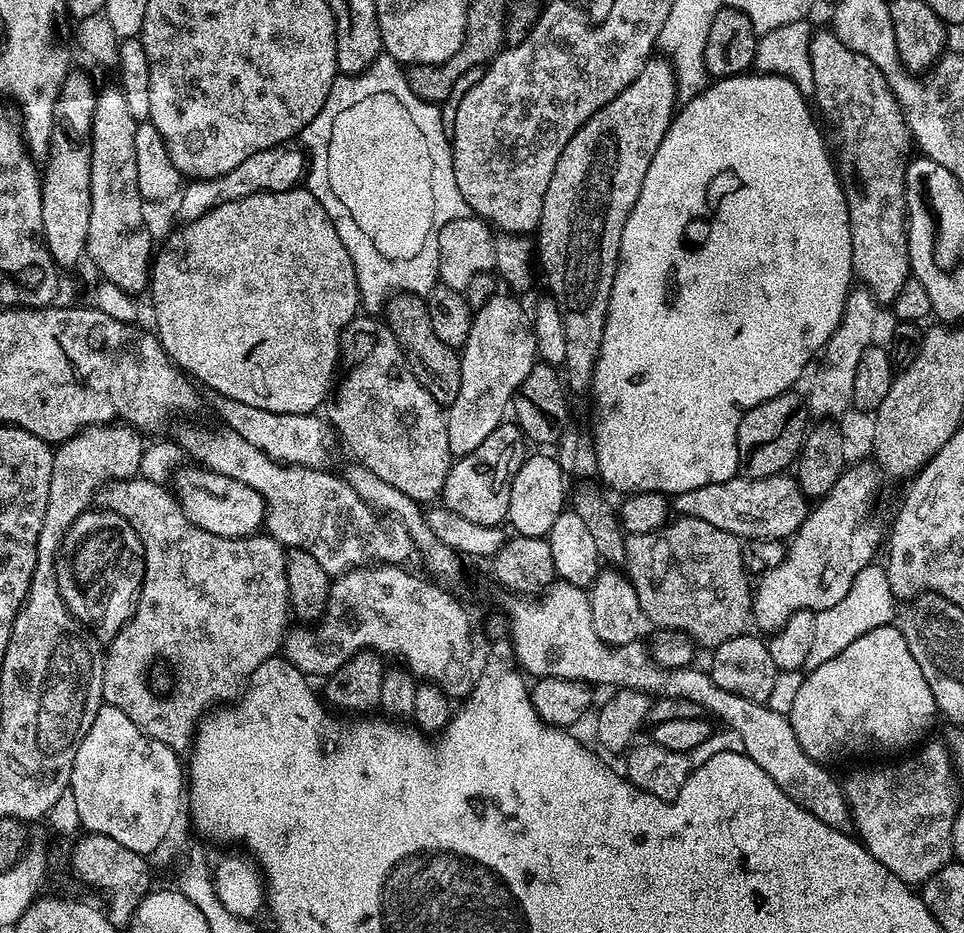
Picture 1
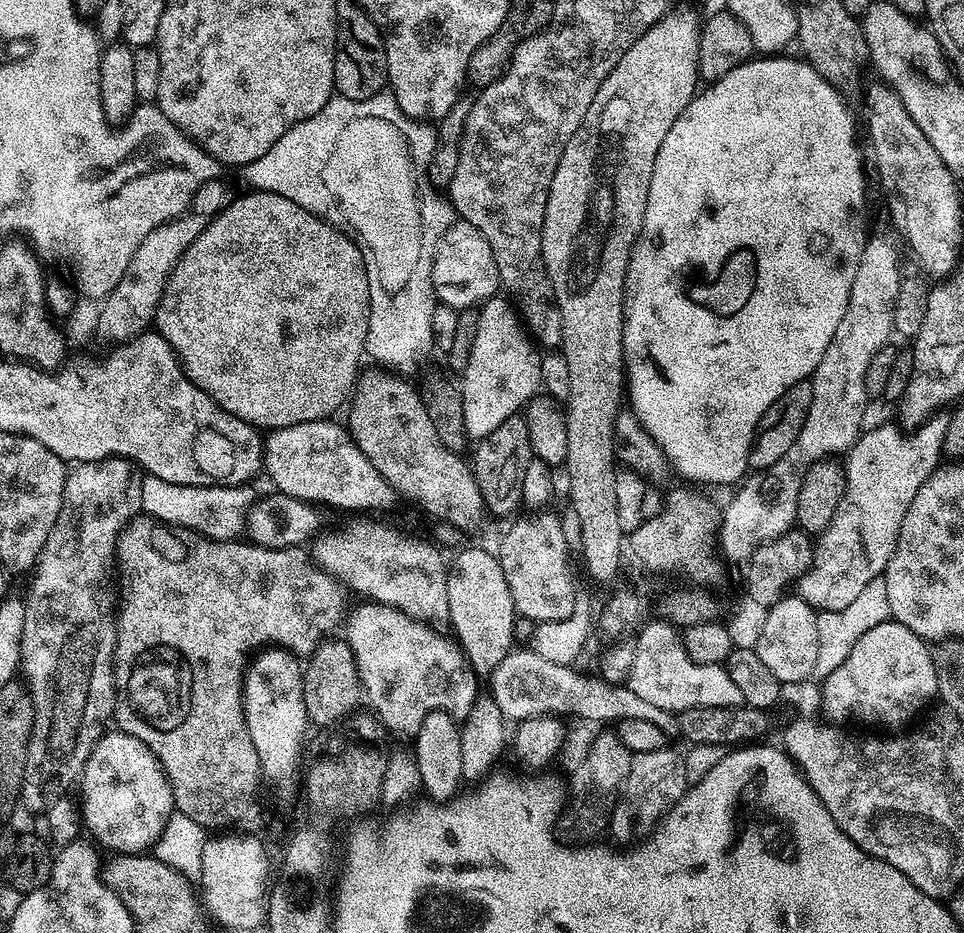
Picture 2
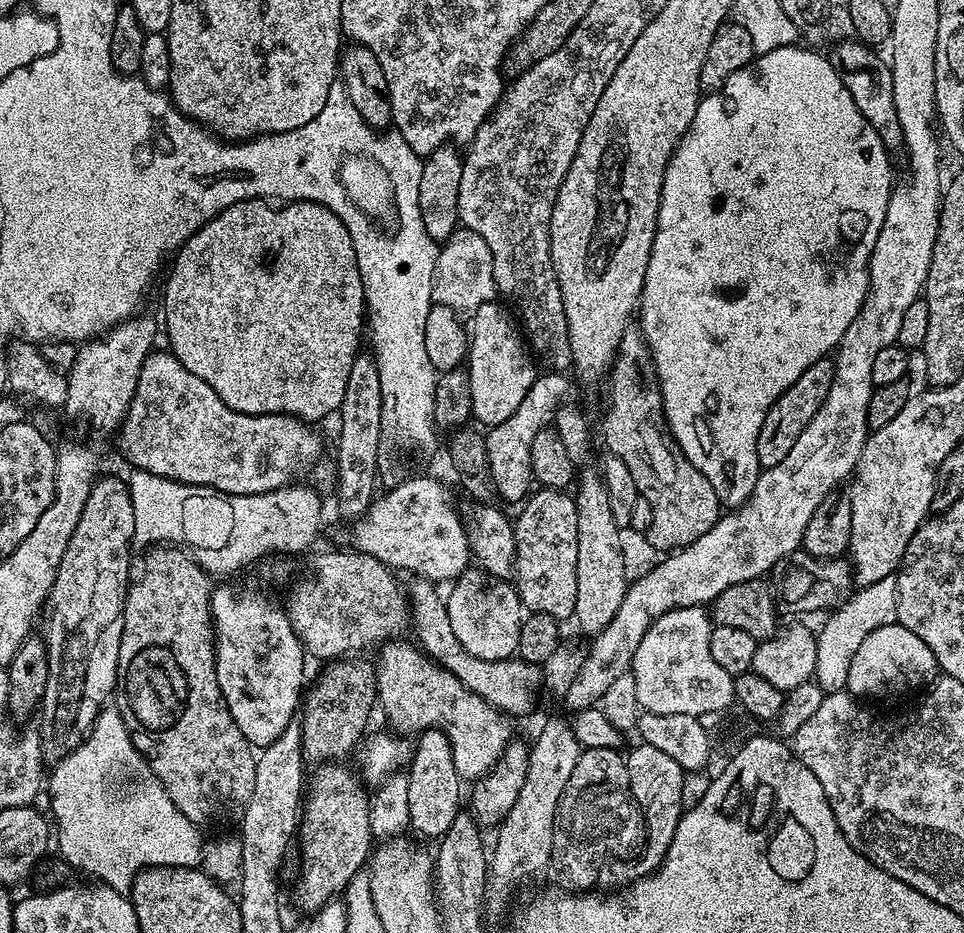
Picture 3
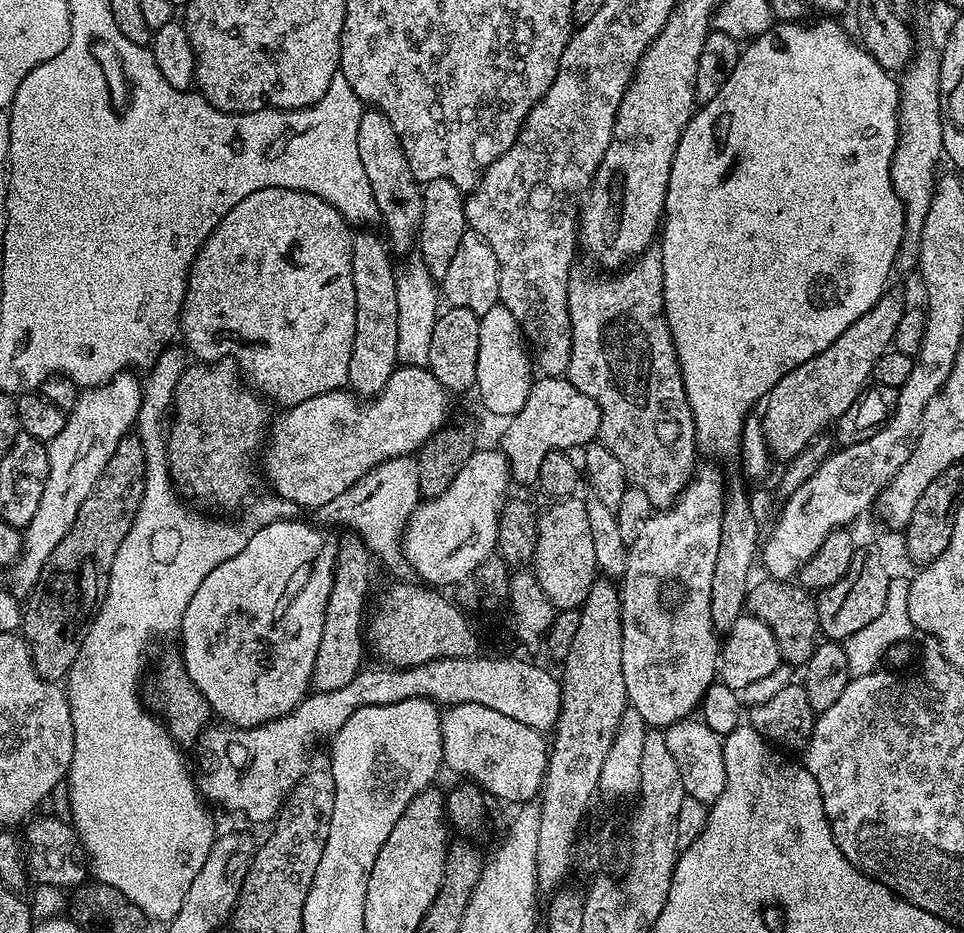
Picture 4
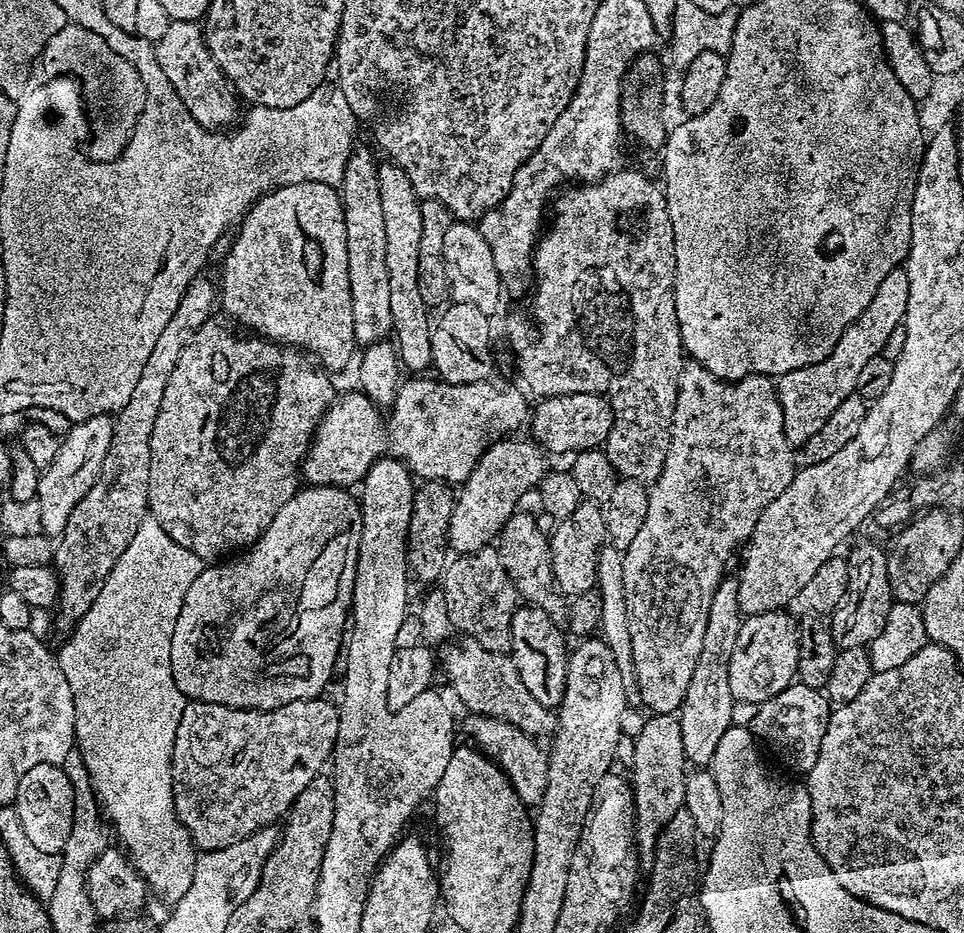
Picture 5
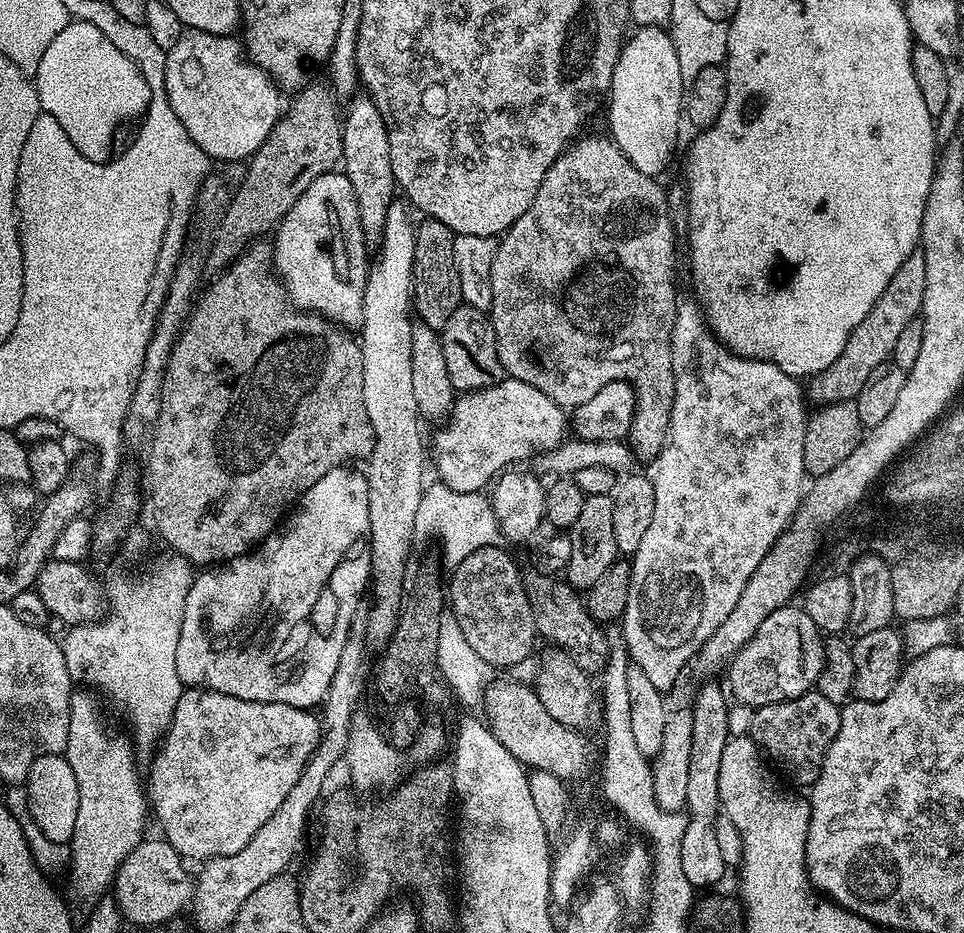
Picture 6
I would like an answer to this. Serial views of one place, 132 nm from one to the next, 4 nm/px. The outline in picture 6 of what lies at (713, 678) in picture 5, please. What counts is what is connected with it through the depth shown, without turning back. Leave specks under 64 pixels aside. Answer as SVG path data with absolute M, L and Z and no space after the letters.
M712 682L701 683L704 685L701 686L696 701L690 705L692 713L690 771L686 781L686 802L684 803L689 822L682 834L682 871L686 874L686 882L690 882L696 890L711 889L708 887L718 883L726 872L712 826L721 811L718 770L722 767L722 750L726 750L726 742L730 739L727 728L730 704L723 687L720 689L718 685L708 683Z

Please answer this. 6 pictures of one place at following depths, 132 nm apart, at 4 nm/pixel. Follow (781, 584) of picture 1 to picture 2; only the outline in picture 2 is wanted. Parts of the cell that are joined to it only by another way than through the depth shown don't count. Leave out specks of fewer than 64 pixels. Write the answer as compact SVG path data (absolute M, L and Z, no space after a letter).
M944 414L934 416L911 434L905 434L899 427L889 423L880 429L865 431L848 449L844 469L848 483L846 494L842 494L842 502L838 502L838 510L834 510L830 526L826 526L826 530L815 537L811 564L799 573L798 595L811 608L822 612L842 610L871 580L884 575L884 567L894 554L906 510L910 510L910 502L914 502L914 494L922 490L922 482L926 482L926 478L930 478L930 474L942 463L947 425L948 416Z

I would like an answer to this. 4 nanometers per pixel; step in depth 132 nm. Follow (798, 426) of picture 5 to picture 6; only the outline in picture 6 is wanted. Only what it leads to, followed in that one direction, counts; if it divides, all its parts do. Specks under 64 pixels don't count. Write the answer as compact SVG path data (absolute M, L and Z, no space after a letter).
M917 250L898 266L898 271L894 273L894 278L882 290L882 298L874 302L870 314L850 334L850 338L844 347L844 353L836 359L824 372L819 372L811 377L806 384L806 396L812 400L816 406L836 404L842 400L855 401L856 395L866 386L866 378L878 365L885 363L893 355L901 331L911 320L917 319L921 315L920 307L926 294L926 262L923 251Z

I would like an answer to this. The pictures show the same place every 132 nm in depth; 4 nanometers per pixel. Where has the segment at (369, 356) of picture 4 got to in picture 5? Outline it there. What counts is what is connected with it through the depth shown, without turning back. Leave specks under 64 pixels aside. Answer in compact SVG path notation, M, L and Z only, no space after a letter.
M355 147L339 189L344 201L346 248L350 262L350 288L354 310L354 338L361 349L387 341L393 335L390 310L390 270L386 266L386 217L382 214L382 190L378 186L380 164L368 148Z

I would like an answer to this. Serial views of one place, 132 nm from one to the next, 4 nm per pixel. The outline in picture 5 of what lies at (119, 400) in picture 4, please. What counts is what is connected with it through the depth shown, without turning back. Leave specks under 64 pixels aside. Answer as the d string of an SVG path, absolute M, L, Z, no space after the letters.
M111 415L95 416L73 423L71 430L62 436L58 458L40 474L38 499L42 506L43 535L53 538L61 536L66 530L66 522L74 506L78 506L78 502L82 502L85 494L96 485L106 462L106 454L110 450L113 427L114 420Z

